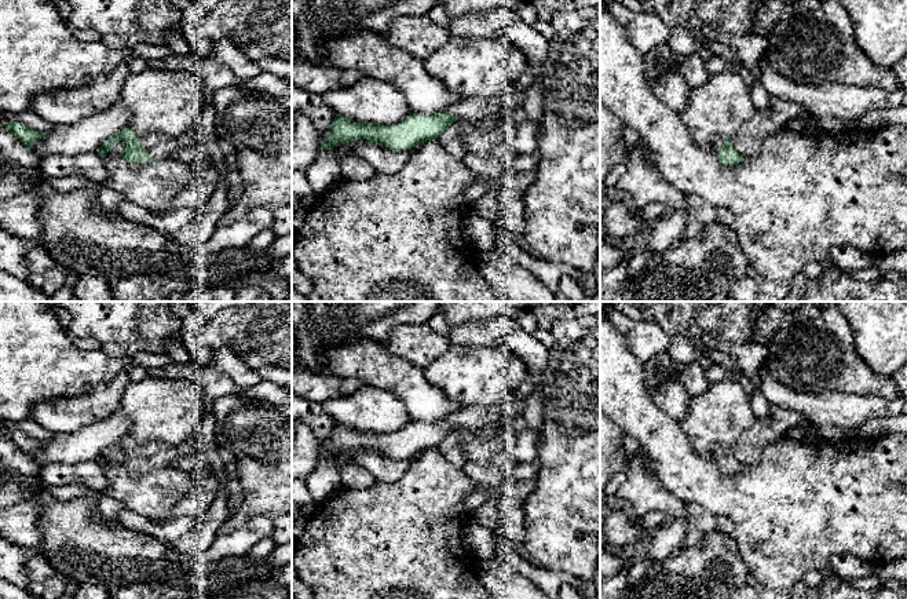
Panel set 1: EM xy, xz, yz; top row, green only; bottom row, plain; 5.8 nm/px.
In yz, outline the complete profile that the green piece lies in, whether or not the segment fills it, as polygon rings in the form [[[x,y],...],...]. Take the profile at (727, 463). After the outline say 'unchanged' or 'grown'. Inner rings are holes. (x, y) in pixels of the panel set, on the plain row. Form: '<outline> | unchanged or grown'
[[[716,445],[712,452],[712,460],[718,465],[718,470],[724,474],[736,474],[743,465],[732,454],[732,448],[724,448],[723,445]]] | grown

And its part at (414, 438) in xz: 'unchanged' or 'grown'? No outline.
grown

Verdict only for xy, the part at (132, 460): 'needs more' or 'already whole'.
needs more

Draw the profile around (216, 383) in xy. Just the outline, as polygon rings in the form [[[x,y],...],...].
[[[193,361],[153,368],[150,375],[158,379],[190,380],[195,384],[202,384],[213,402],[224,395],[244,397],[246,391],[246,387],[237,386],[226,373],[212,366],[200,366]]]

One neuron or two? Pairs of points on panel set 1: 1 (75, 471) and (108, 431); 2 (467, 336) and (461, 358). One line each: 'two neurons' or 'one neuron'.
1: two neurons
2: two neurons

